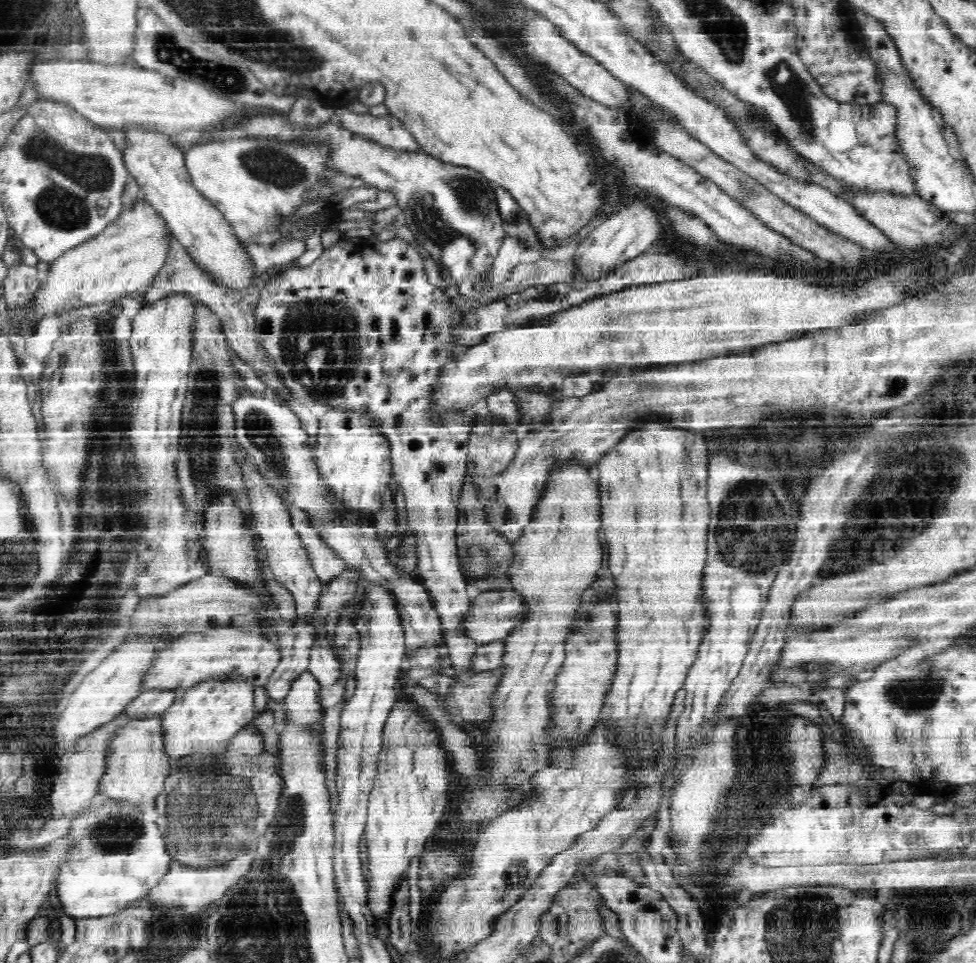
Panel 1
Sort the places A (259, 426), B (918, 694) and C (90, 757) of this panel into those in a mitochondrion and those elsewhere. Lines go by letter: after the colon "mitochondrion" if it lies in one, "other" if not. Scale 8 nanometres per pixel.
A: mitochondrion
B: mitochondrion
C: other

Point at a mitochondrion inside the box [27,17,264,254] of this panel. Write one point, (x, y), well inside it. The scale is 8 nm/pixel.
(226, 77)

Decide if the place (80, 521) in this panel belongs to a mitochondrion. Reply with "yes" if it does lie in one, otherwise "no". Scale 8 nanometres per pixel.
no

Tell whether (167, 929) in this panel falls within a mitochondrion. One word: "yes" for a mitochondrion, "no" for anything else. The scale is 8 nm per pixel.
no

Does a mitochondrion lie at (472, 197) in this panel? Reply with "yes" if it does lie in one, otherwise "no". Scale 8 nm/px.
yes

